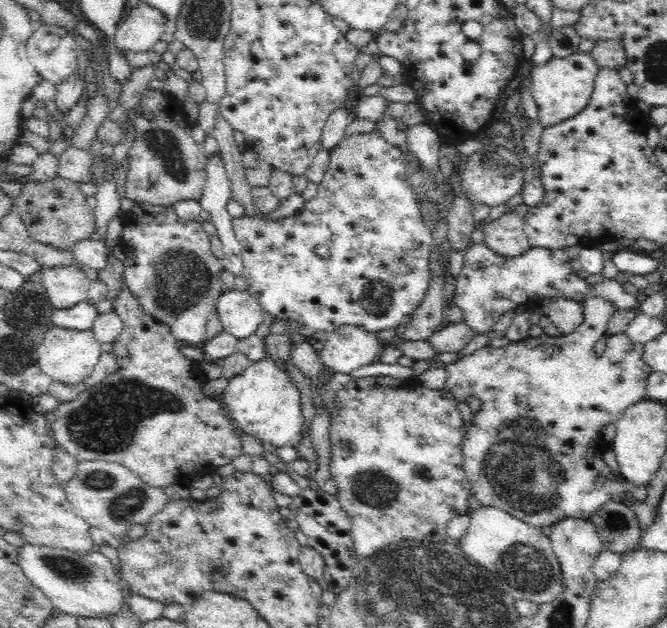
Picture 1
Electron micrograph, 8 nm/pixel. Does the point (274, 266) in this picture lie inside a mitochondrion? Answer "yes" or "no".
no

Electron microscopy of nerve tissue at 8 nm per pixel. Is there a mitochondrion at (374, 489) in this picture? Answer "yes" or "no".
yes

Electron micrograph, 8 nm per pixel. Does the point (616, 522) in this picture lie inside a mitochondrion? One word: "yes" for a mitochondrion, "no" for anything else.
yes

